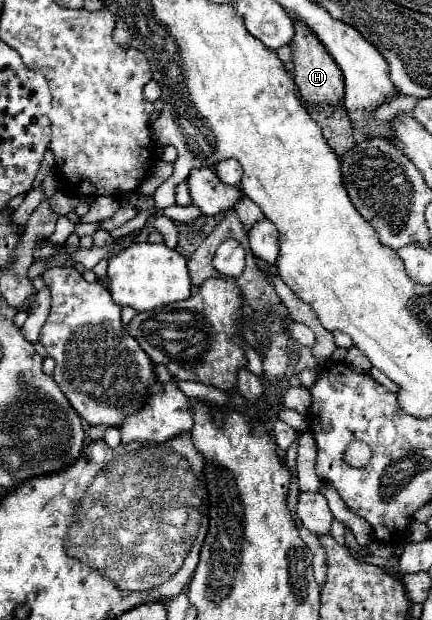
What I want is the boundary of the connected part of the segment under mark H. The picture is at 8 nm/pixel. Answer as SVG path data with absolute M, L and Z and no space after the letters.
M295 20L295 36L289 46L293 50L293 80L301 98L307 102L341 102L345 90L341 70L327 52L327 48L319 42L319 38L311 34L311 28L305 22Z

